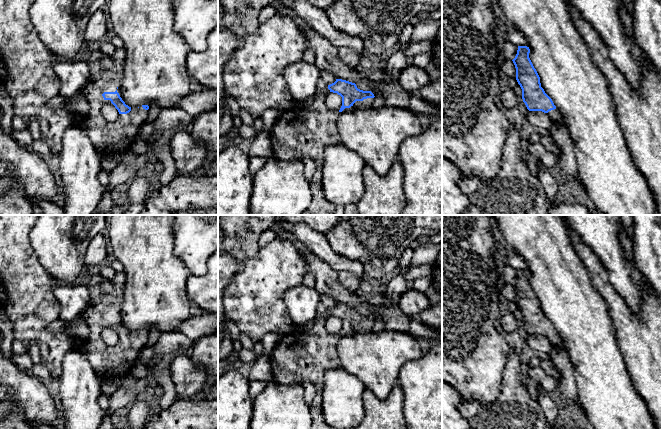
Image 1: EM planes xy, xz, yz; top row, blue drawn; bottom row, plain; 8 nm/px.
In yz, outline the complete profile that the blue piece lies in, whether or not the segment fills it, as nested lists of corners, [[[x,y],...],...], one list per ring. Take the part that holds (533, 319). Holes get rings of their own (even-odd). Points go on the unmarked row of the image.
[[[518,270],[517,278],[512,284],[516,292],[516,304],[522,313],[523,326],[529,335],[542,335],[548,338],[553,347],[560,346],[563,341],[541,311],[540,301],[529,277],[529,271]]]

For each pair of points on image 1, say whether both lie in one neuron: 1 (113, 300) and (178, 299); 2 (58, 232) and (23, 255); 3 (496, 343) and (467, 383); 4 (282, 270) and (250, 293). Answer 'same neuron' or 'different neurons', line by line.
1: different neurons
2: different neurons
3: same neuron
4: same neuron

